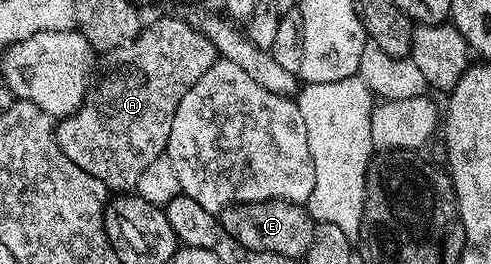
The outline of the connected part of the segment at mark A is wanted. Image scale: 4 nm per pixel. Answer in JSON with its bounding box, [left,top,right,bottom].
[55,18,217,191]

